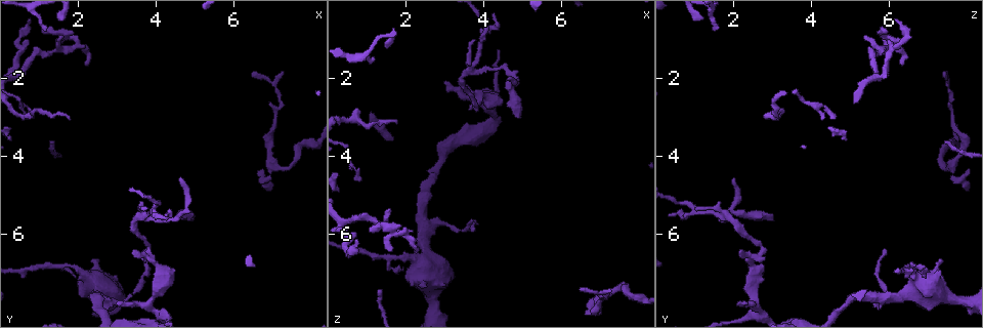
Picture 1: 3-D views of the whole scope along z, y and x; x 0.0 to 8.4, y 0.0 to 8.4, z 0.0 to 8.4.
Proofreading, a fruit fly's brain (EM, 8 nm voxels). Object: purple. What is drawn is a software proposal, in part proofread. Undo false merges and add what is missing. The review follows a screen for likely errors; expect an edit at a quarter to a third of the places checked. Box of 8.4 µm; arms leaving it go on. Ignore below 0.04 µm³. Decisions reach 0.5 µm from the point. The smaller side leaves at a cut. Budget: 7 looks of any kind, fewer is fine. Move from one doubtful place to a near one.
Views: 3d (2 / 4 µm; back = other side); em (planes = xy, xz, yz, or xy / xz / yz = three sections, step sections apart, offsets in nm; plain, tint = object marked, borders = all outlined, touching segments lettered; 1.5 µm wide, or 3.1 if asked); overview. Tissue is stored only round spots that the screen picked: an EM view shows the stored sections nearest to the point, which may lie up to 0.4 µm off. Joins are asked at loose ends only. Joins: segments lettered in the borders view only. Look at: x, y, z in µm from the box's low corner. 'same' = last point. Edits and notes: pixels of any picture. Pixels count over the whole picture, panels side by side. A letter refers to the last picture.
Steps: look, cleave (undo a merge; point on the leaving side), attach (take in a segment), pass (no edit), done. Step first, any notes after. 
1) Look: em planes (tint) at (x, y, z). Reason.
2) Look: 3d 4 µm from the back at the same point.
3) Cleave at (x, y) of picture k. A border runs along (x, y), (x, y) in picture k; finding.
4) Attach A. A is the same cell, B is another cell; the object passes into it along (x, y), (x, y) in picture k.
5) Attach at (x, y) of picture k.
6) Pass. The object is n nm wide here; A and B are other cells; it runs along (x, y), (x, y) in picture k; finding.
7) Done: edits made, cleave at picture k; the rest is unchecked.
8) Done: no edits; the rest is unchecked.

Look: 3d 4 µm at (3.70, 5.50, 1.80). Three arms meet.

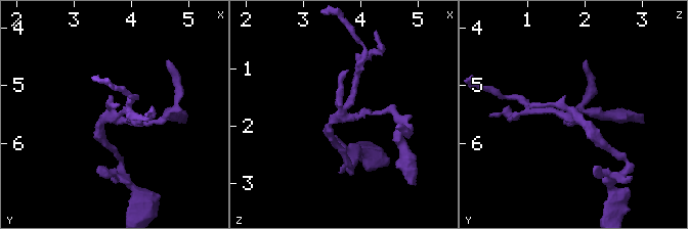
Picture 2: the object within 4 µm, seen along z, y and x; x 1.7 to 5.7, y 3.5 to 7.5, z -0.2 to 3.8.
Look: em yz step 4 (borders) at (3.70, 5.55, 1.80).

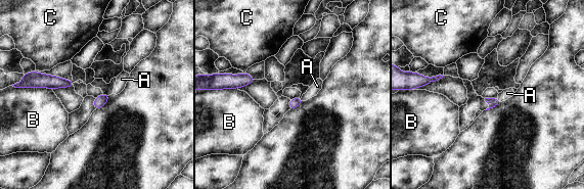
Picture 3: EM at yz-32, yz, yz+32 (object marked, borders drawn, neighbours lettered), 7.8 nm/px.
Pass. A, B and C are other cells; a border runs along (29, 87), (49, 87), (51, 89) in picture 3; one neuron here.

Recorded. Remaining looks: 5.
Look: 3d 2 µm at (1.60, 1.25, 5.90). Sharp bend.

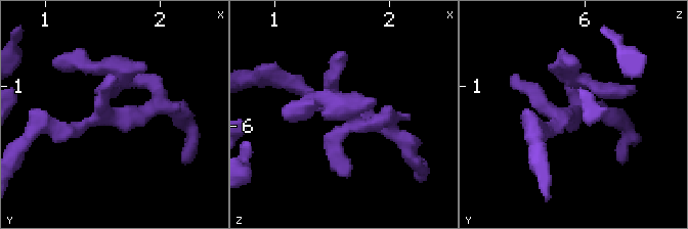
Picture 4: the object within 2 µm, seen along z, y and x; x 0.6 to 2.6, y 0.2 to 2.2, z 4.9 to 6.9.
Look: em xy step 4 (tint) at (1.64, 1.28, 5.88).

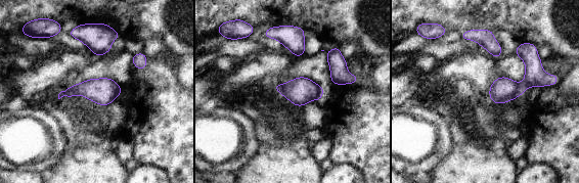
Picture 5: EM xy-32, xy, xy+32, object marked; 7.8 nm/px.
Look: em xy step 4 (borders) at the same point. See the neighbours.

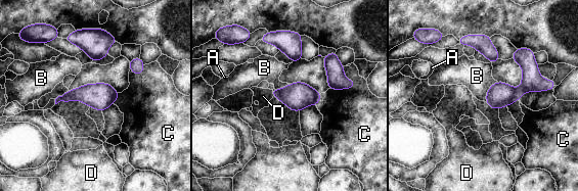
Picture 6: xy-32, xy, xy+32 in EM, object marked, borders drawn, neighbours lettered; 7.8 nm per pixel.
Pass. The longest contact is with C, 220 nm; A, B, C and D are other cells; a border runs along (497, 82), (489, 88), (485, 101) in picture 6; all the same neuron.

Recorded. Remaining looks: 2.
Look: em yz step 8 (tint) at (7.30, 1.90, 7.50). An open end.

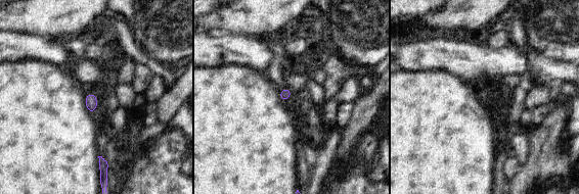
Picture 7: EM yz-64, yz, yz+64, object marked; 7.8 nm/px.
Look: em yz step 8 (borders) at the same point. See the neighbours.

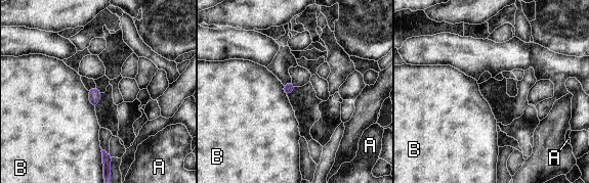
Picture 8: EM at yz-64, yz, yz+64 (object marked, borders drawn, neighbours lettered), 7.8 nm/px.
Pass. The longest contact is with B, 170 nm; A and B are other cells; a border runs along (86, 90), (89, 102), (94, 108) in picture 8; no lettered segment goes on from it.

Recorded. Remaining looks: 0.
Done: no edits; the rest is unchecked.

